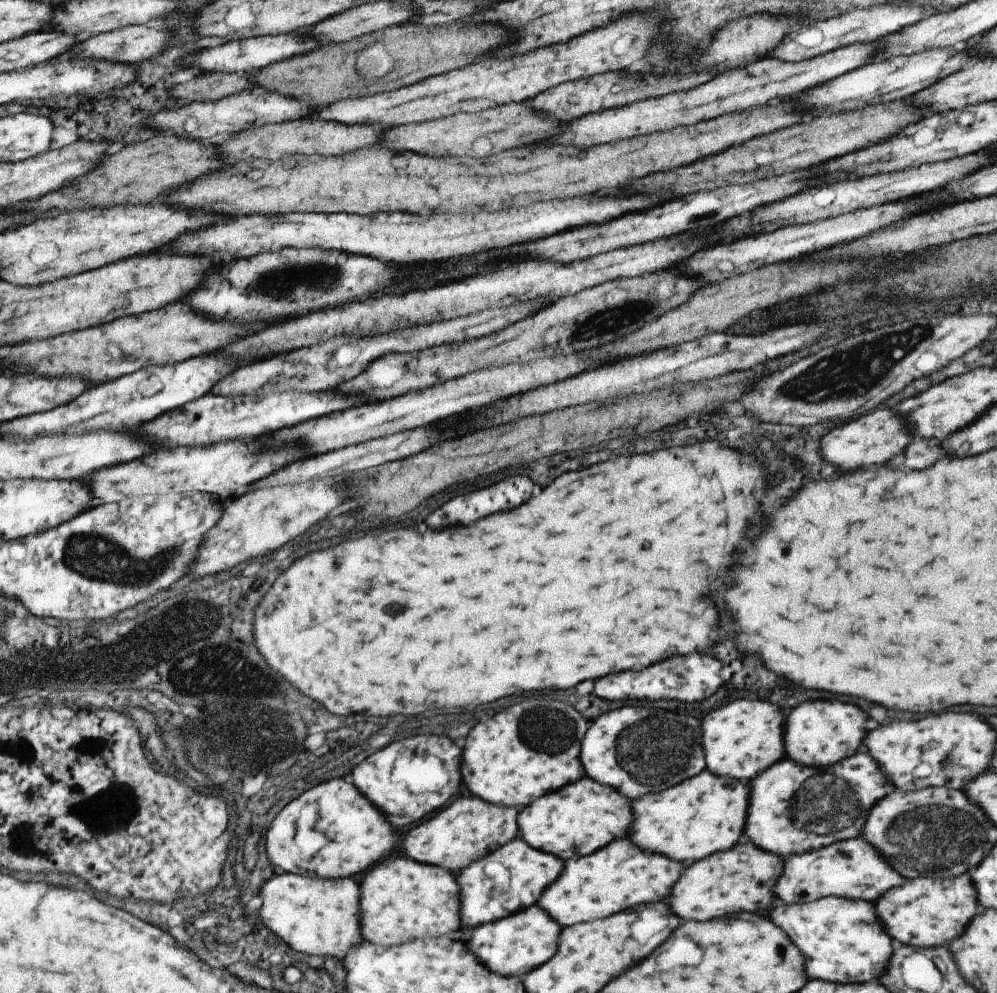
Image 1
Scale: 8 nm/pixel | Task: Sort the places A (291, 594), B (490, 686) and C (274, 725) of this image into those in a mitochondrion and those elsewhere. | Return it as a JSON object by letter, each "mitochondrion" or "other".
{"A":"other","B":"other","C":"mitochondrion"}

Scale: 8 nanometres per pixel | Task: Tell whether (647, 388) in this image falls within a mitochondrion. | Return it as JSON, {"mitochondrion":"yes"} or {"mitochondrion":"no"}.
{"mitochondrion":"no"}

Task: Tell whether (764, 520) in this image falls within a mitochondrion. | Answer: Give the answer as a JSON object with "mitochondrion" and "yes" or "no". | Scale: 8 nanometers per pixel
{"mitochondrion":"no"}

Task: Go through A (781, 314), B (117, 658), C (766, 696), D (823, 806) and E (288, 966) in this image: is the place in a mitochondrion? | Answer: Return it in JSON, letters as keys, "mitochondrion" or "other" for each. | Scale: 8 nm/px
{"A":"mitochondrion","B":"mitochondrion","C":"other","D":"mitochondrion","E":"other"}

